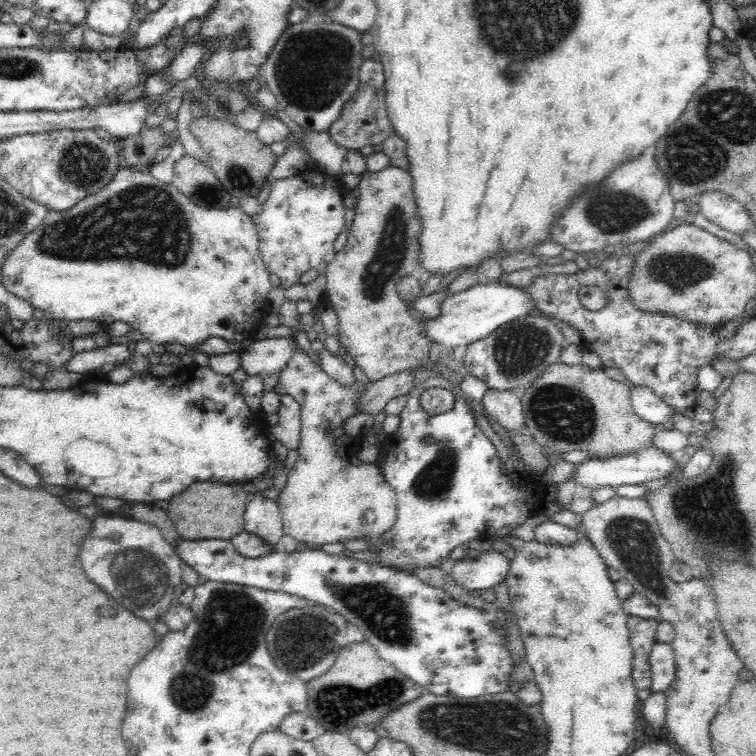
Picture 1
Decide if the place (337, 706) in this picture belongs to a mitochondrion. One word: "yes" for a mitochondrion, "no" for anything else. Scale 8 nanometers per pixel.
yes

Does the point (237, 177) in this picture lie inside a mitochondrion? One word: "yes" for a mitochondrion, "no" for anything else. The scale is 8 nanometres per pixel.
yes

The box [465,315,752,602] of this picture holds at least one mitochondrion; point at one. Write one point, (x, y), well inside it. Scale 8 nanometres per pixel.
(560, 410)

